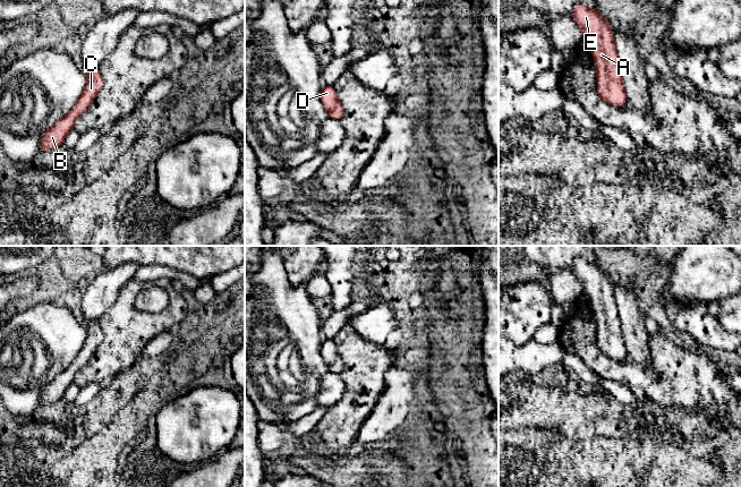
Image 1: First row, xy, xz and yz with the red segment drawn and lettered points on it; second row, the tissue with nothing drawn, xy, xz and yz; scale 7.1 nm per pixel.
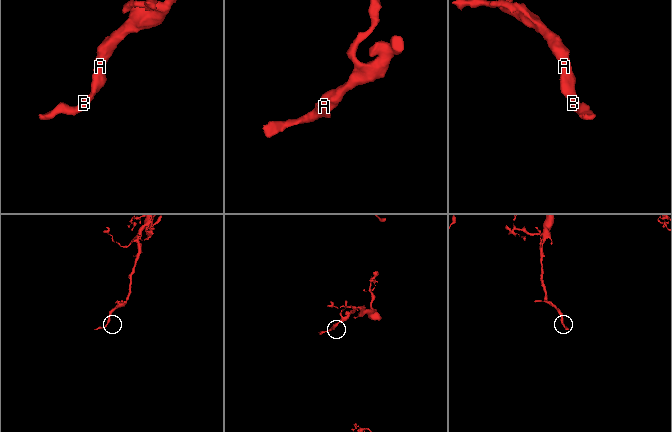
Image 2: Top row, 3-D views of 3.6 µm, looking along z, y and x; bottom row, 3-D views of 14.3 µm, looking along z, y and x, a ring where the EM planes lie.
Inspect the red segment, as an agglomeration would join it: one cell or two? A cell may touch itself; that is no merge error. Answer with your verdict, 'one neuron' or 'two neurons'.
one neuron

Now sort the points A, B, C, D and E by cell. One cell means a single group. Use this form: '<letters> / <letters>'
A B C D E

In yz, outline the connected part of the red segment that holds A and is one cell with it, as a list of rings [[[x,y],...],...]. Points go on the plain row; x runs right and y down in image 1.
[[[576,258],[572,272],[588,294],[595,314],[597,347],[599,351],[615,361],[627,354],[616,300],[608,274],[599,264],[585,258]]]

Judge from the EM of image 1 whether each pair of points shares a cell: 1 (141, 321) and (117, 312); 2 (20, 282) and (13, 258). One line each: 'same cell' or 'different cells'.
1: same cell
2: different cells

